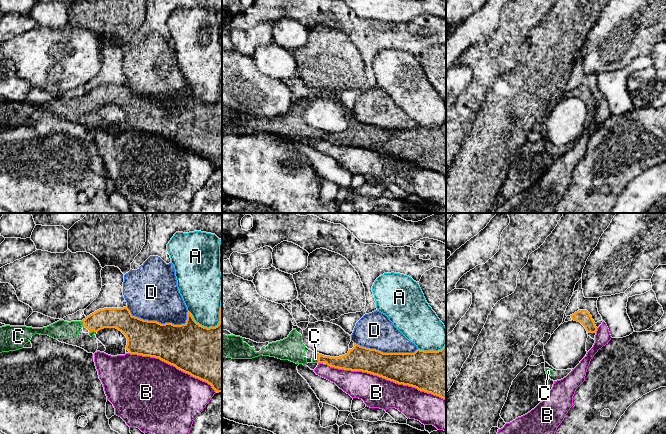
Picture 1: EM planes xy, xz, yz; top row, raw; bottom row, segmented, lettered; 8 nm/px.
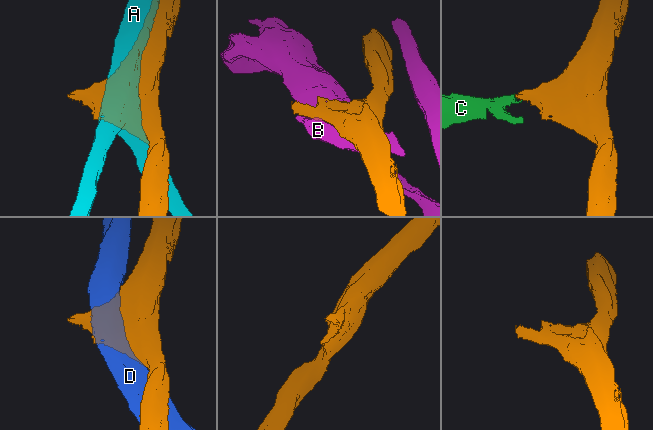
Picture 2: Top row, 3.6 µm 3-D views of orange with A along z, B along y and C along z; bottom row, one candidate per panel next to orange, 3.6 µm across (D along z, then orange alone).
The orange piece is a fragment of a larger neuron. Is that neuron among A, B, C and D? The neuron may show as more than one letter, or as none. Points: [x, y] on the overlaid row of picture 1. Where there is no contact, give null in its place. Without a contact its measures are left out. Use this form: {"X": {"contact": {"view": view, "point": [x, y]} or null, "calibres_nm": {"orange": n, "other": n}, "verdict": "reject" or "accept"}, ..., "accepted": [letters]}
{"A": {"contact": {"view": "xy", "point": [212, 327]}, "calibres_nm": {"orange": 480, "other": 300}, "verdict": "reject"}, "B": {"contact": {"view": "xz", "point": [386, 378]}, "calibres_nm": {"orange": 280, "other": 260}, "verdict": "reject"}, "C": {"contact": {"view": "xy", "point": [83, 324]}, "calibres_nm": {"orange": 160, "other": 150}, "verdict": "accept"}, "D": {"contact": {"view": "xy", "point": [156, 321]}, "calibres_nm": {"orange": 320, "other": 420}, "verdict": "reject"}, "accepted": ["C"]}

